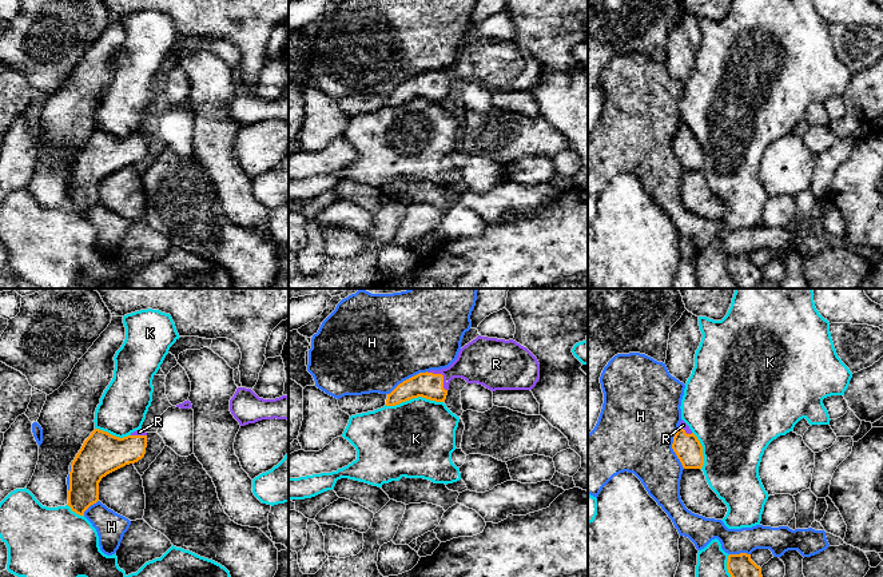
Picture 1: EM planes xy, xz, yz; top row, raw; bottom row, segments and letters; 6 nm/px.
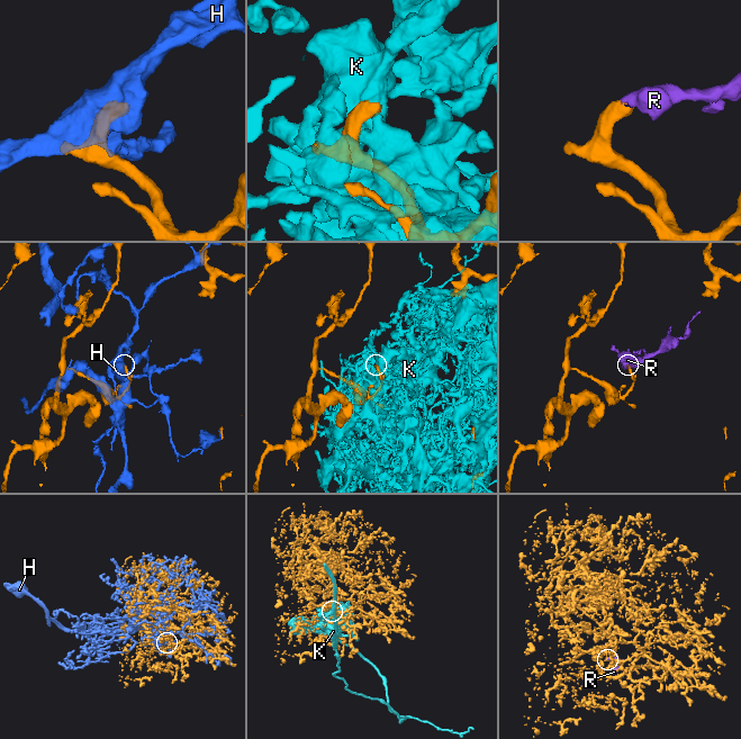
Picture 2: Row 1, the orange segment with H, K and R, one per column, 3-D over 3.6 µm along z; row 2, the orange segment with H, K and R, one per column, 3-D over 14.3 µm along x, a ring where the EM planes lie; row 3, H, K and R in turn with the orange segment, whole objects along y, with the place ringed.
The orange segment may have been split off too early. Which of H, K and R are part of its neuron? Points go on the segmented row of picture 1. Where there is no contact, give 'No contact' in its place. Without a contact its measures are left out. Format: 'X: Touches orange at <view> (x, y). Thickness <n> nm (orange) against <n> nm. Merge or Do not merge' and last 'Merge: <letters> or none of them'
H: Touches orange at yz (672, 448). Thickness 160 nm (orange) against 460 nm. Do not merge
K: Touches orange at xz (413, 397). Thickness 160 nm (orange) against 460 nm. Do not merge
R: Touches orange at xz (442, 375). Thickness 160 nm (orange) against 280 nm. Merge
Merge: R

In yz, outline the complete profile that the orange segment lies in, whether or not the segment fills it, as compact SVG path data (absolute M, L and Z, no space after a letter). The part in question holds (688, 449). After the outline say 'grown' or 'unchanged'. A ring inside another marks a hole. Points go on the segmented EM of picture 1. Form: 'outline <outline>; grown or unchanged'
outline M681 419L673 437L672 449L684 469L701 469L704 465L703 446L689 426Z; grown

